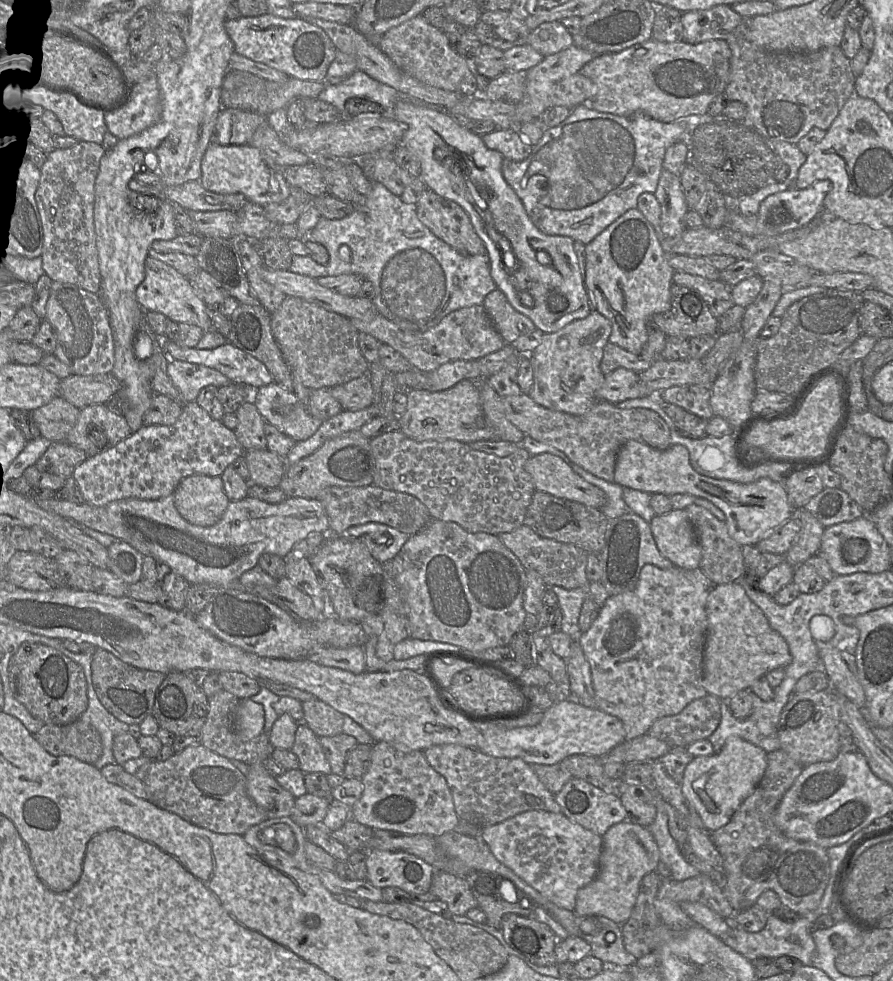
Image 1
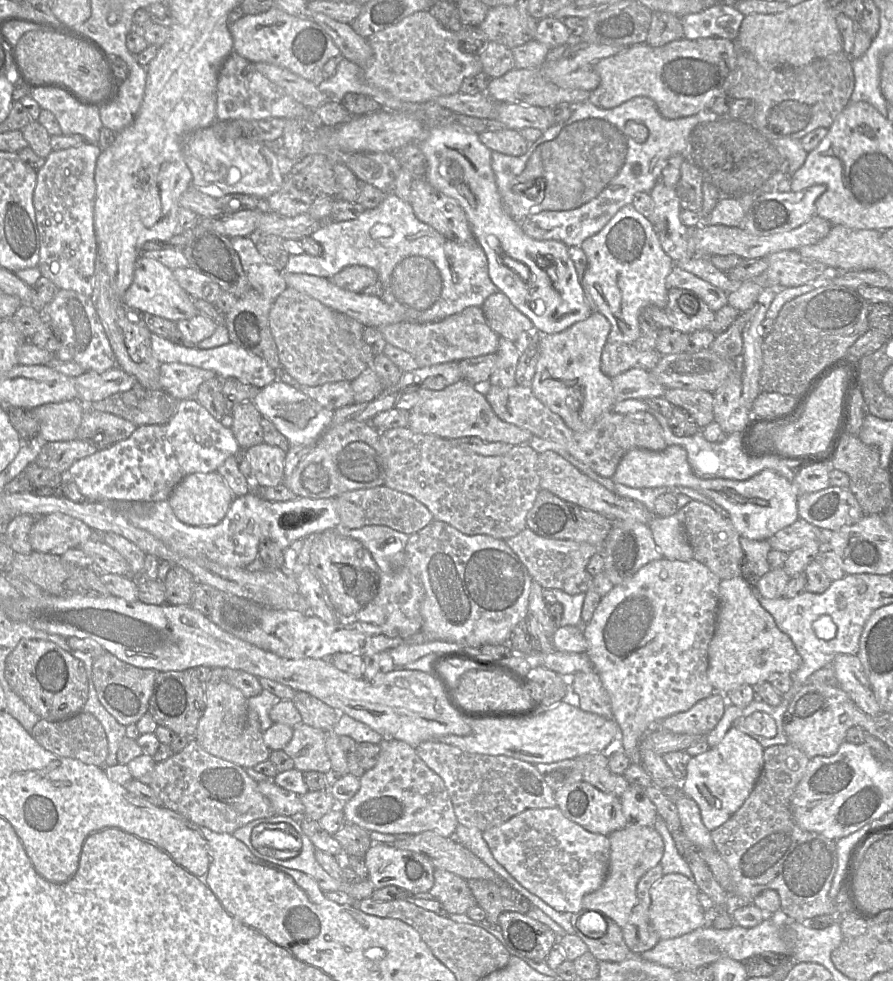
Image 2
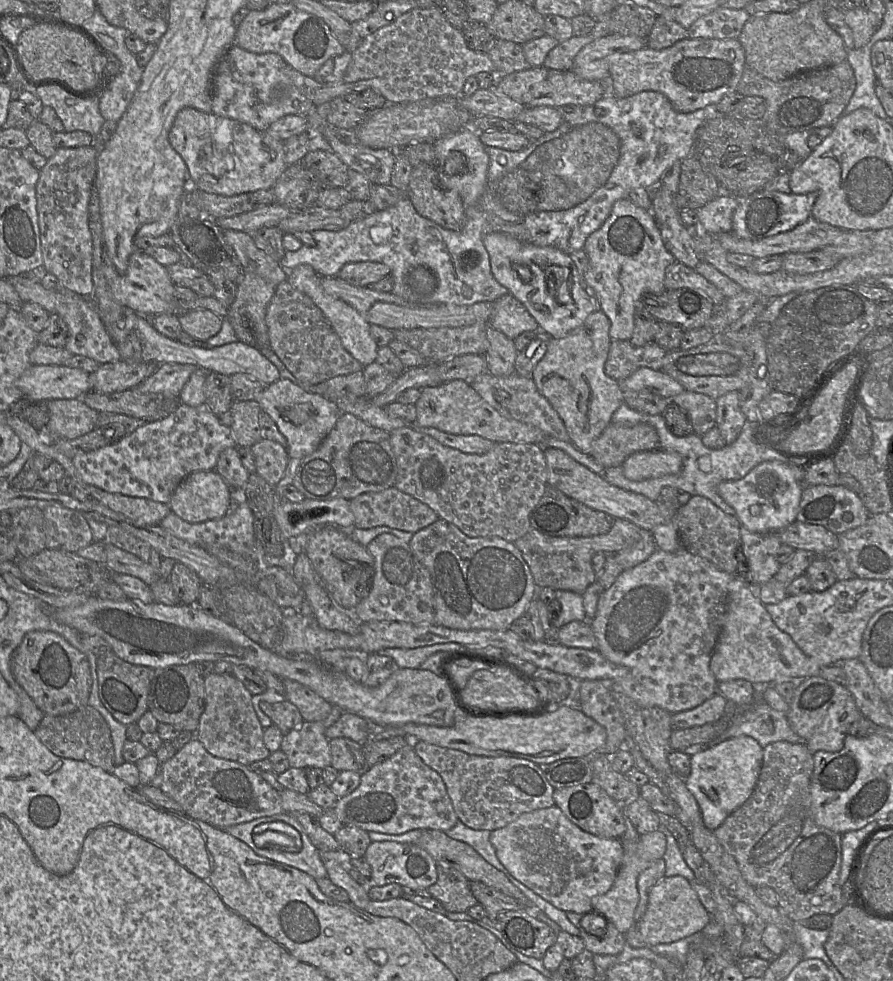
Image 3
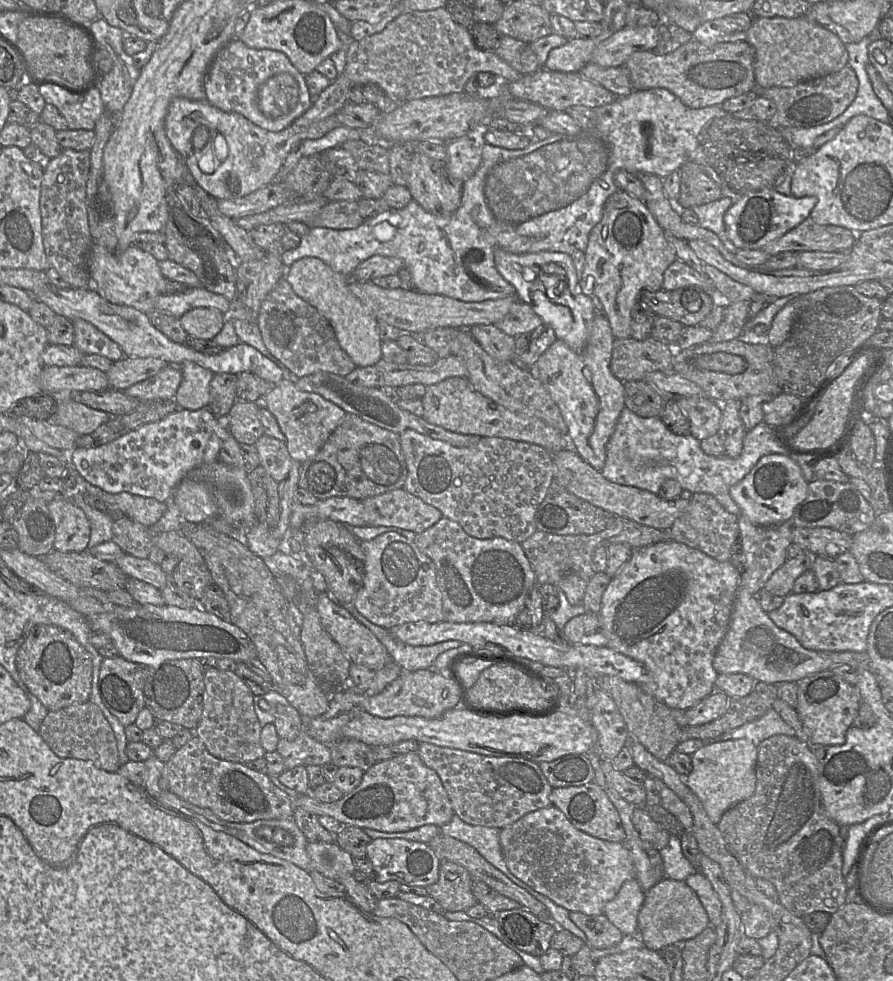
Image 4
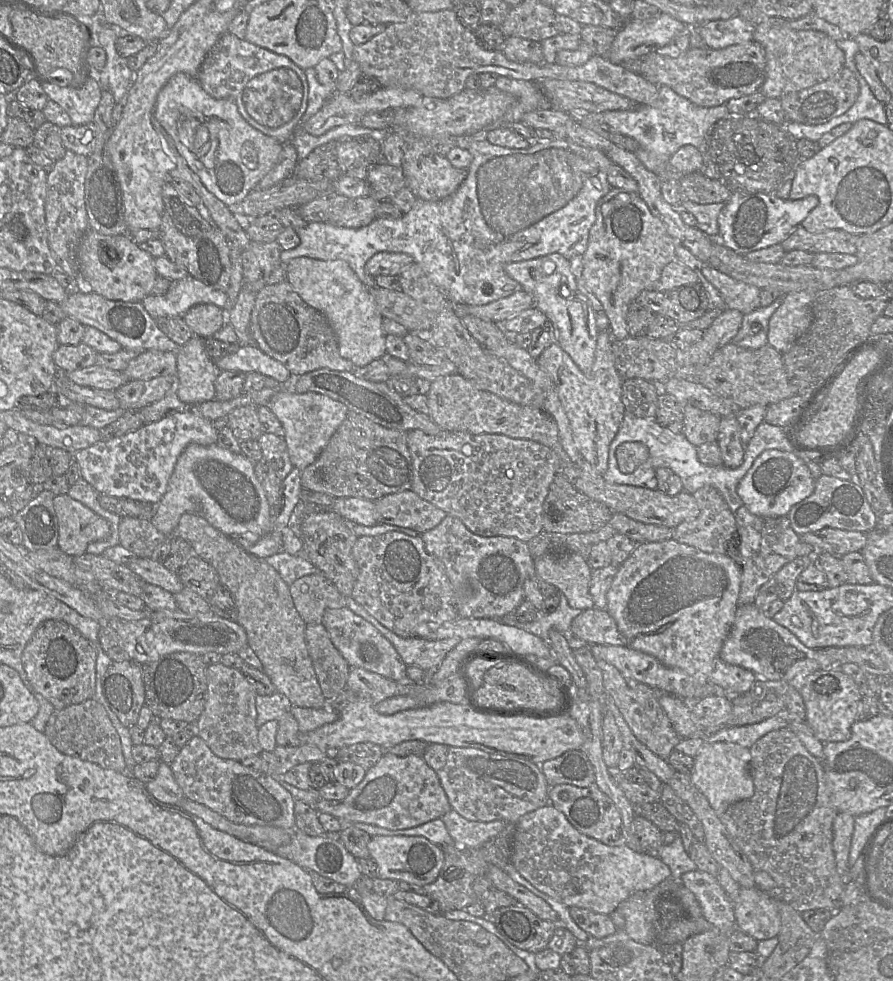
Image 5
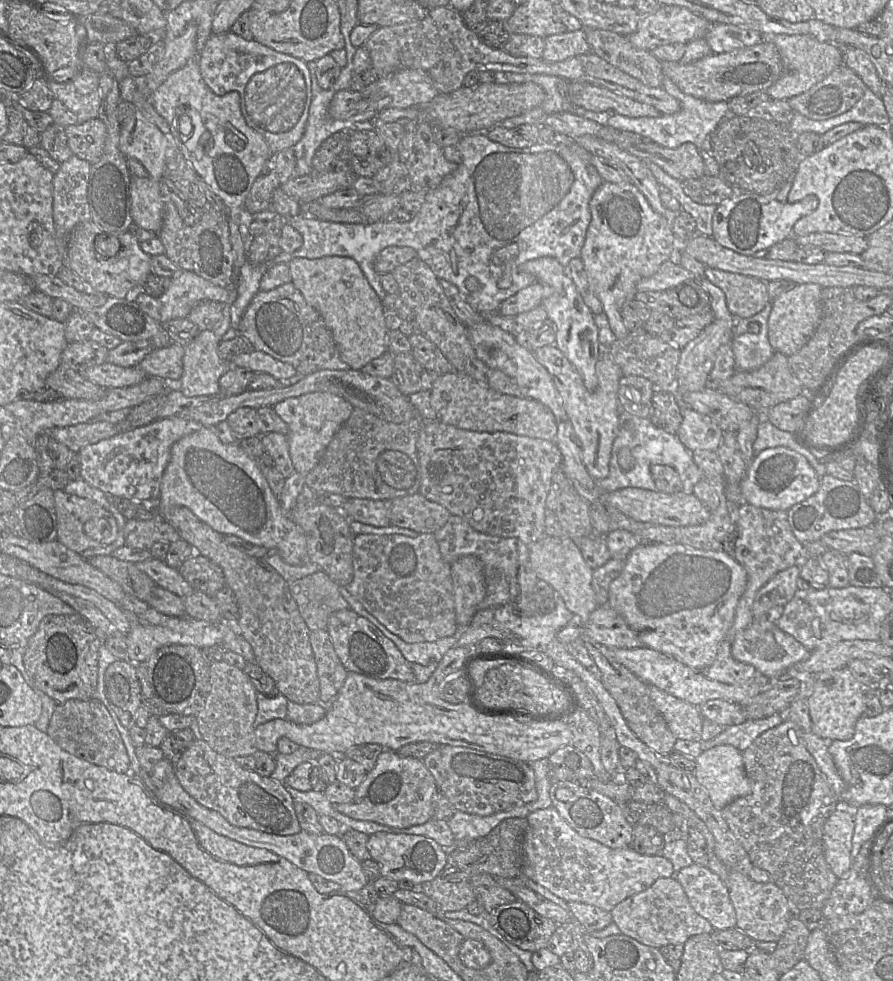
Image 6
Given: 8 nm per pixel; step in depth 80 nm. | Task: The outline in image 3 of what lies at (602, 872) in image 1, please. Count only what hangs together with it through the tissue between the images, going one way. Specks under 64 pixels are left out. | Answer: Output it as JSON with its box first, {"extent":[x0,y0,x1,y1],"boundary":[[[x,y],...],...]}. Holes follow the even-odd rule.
{"extent":[592,830,666,935],"boundary":[[[660,830],[640,835],[637,843],[628,844],[612,887],[605,894],[592,898],[593,911],[603,915],[625,935],[633,924],[634,913],[639,902],[638,877],[655,861],[663,858],[665,851],[666,836]]]}

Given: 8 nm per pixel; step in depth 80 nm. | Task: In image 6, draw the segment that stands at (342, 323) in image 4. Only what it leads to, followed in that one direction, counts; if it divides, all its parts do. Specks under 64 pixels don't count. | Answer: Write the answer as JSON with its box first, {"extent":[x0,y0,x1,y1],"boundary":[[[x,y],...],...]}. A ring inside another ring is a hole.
{"extent":[288,256,387,370],"boundary":[[[327,256],[317,259],[293,258],[288,263],[291,283],[304,299],[322,316],[330,329],[342,361],[354,370],[362,369],[371,360],[381,356],[387,348],[385,309],[370,286],[357,262],[350,257]]]}

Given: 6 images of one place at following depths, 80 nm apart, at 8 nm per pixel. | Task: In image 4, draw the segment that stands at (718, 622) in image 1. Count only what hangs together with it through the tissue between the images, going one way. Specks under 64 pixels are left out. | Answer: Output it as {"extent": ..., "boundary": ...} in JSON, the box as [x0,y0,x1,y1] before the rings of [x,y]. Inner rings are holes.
{"extent":[713,586,871,685],"boundary":[[[739,586],[727,633],[721,641],[713,659],[718,674],[742,673],[757,682],[779,685],[797,683],[801,679],[847,664],[857,671],[871,670],[871,660],[865,652],[815,651],[804,648],[789,632],[779,628],[763,611],[756,595]]]}

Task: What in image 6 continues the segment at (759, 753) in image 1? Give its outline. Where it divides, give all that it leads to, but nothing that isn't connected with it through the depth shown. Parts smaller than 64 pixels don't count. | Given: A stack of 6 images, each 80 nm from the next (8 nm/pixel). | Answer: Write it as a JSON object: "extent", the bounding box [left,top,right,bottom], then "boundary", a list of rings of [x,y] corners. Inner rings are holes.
{"extent":[694,745,751,810],"boundary":[[[731,745],[702,751],[695,759],[694,775],[718,810],[751,793],[742,752]]]}

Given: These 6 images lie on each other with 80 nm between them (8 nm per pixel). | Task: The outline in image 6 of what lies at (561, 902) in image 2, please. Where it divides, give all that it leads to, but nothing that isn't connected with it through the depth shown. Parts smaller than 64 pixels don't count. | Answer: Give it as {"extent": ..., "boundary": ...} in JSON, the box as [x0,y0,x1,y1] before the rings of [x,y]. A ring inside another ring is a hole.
{"extent":[523,806,673,912],"boundary":[[[553,806],[536,810],[526,819],[523,876],[566,902],[590,904],[611,912],[617,904],[648,889],[657,879],[673,875],[672,863],[661,855],[641,855],[631,847],[612,849],[582,837]]]}

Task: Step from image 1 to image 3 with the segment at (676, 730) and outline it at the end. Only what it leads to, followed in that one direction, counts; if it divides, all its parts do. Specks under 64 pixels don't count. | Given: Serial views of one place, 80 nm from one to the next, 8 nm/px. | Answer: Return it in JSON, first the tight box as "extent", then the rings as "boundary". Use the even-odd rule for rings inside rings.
{"extent":[671,692,728,729],"boundary":[[[719,692],[699,706],[671,716],[673,729],[687,729],[718,722],[728,714],[728,700]]]}

